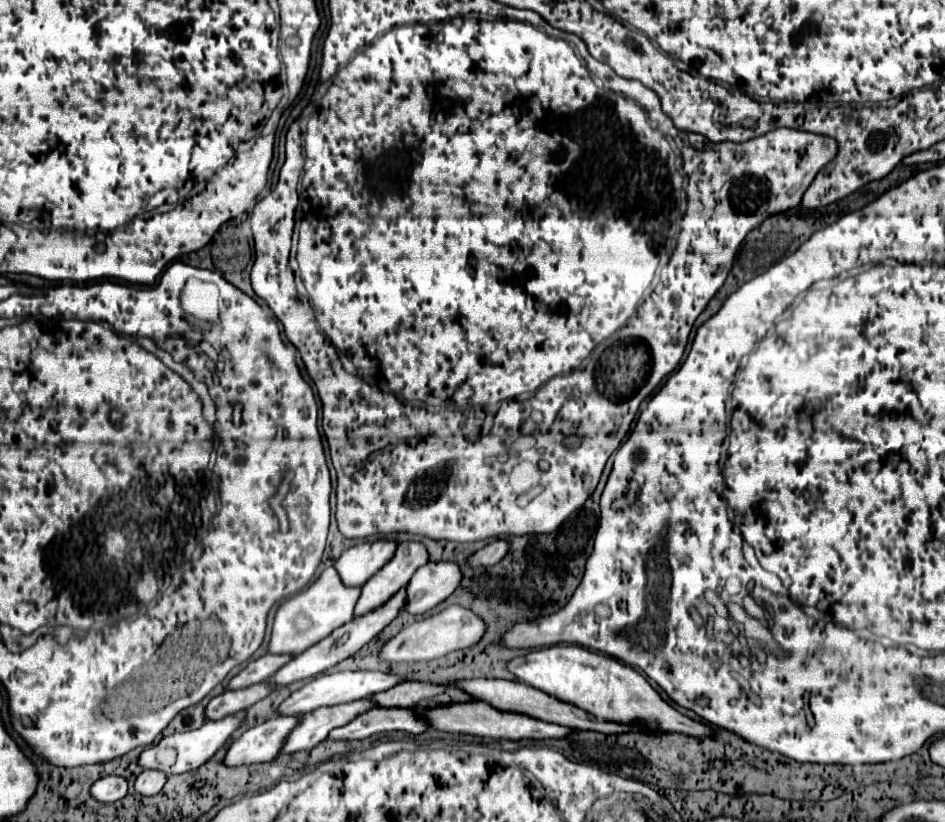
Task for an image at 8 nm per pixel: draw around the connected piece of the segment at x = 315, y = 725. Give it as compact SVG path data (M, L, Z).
M364 698L364 700L348 702L344 706L332 706L332 708L314 710L314 714L304 714L300 718L300 724L286 736L280 754L296 754L302 750L312 750L314 746L326 740L330 730L338 726L346 726L358 714L370 708L374 708L374 704Z

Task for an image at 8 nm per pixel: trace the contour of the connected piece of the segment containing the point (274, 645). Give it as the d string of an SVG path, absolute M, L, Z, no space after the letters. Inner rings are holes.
M332 566L326 568L320 574L320 578L316 578L308 588L304 588L302 592L294 594L292 598L280 604L276 618L274 618L274 626L272 626L268 652L290 654L290 656L302 654L304 650L308 650L310 646L326 638L330 632L334 632L338 626L352 620L352 612L354 612L354 604L358 596L360 596L360 588L342 586L338 572Z

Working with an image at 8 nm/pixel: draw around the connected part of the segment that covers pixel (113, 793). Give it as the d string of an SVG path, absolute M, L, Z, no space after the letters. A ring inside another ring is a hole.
M104 776L90 786L90 796L102 804L112 804L124 798L126 792L128 792L128 784L120 776Z

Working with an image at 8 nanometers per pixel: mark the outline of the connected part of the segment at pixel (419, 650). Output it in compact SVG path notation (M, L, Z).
M448 606L446 610L414 622L406 628L402 628L394 638L390 638L378 652L378 658L382 662L420 662L420 660L434 660L442 658L454 650L468 648L480 640L484 634L482 620L476 614L470 614L470 610L462 606Z

